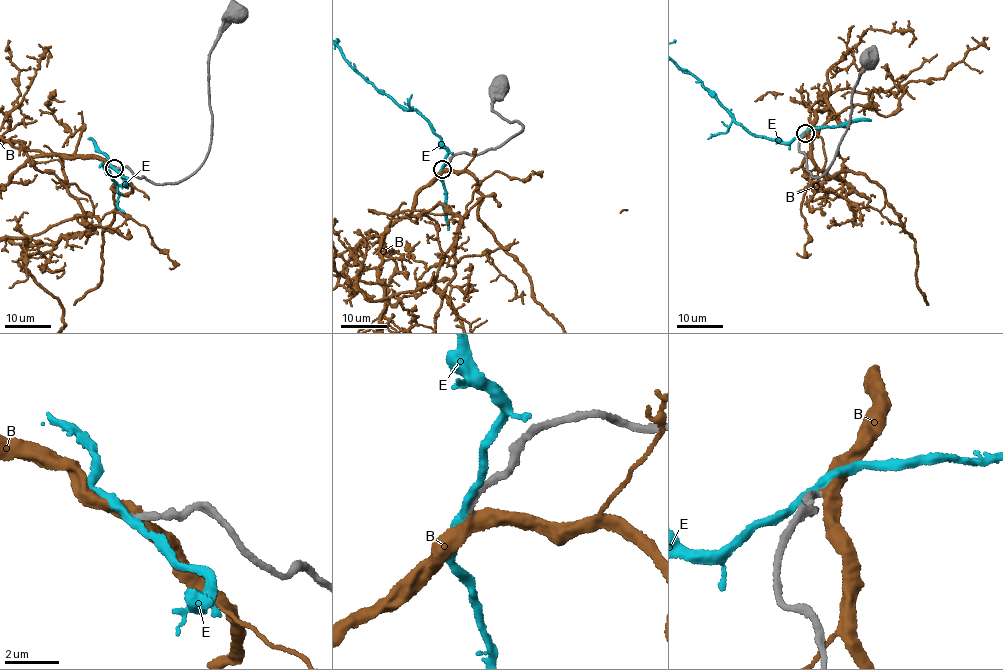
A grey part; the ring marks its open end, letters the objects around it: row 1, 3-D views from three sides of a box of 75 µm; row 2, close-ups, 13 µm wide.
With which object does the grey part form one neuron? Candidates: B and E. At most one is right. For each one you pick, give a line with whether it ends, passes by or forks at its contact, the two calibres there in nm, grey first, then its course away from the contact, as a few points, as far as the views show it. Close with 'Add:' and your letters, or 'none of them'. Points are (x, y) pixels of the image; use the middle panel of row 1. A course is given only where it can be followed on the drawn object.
B: it passes by; 280 nm thick on the grey side, 400 nm on the other
Add: B

